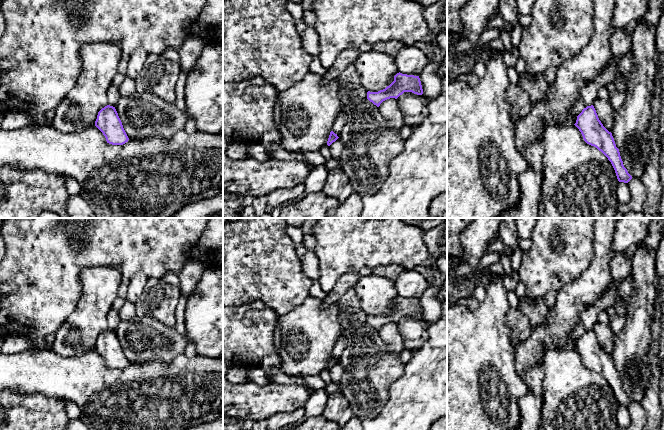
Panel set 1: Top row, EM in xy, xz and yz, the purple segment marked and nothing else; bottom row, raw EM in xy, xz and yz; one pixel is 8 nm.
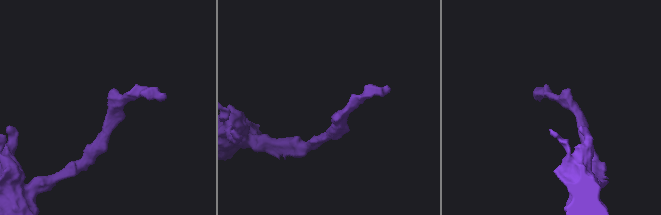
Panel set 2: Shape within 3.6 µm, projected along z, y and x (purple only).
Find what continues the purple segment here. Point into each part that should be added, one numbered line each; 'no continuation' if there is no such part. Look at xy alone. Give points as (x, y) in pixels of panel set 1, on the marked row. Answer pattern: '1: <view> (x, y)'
no continuation

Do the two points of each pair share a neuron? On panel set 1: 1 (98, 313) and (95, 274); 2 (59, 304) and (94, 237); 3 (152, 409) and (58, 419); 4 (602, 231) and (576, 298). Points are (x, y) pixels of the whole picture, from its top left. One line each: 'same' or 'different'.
1: same
2: same
3: different
4: same

